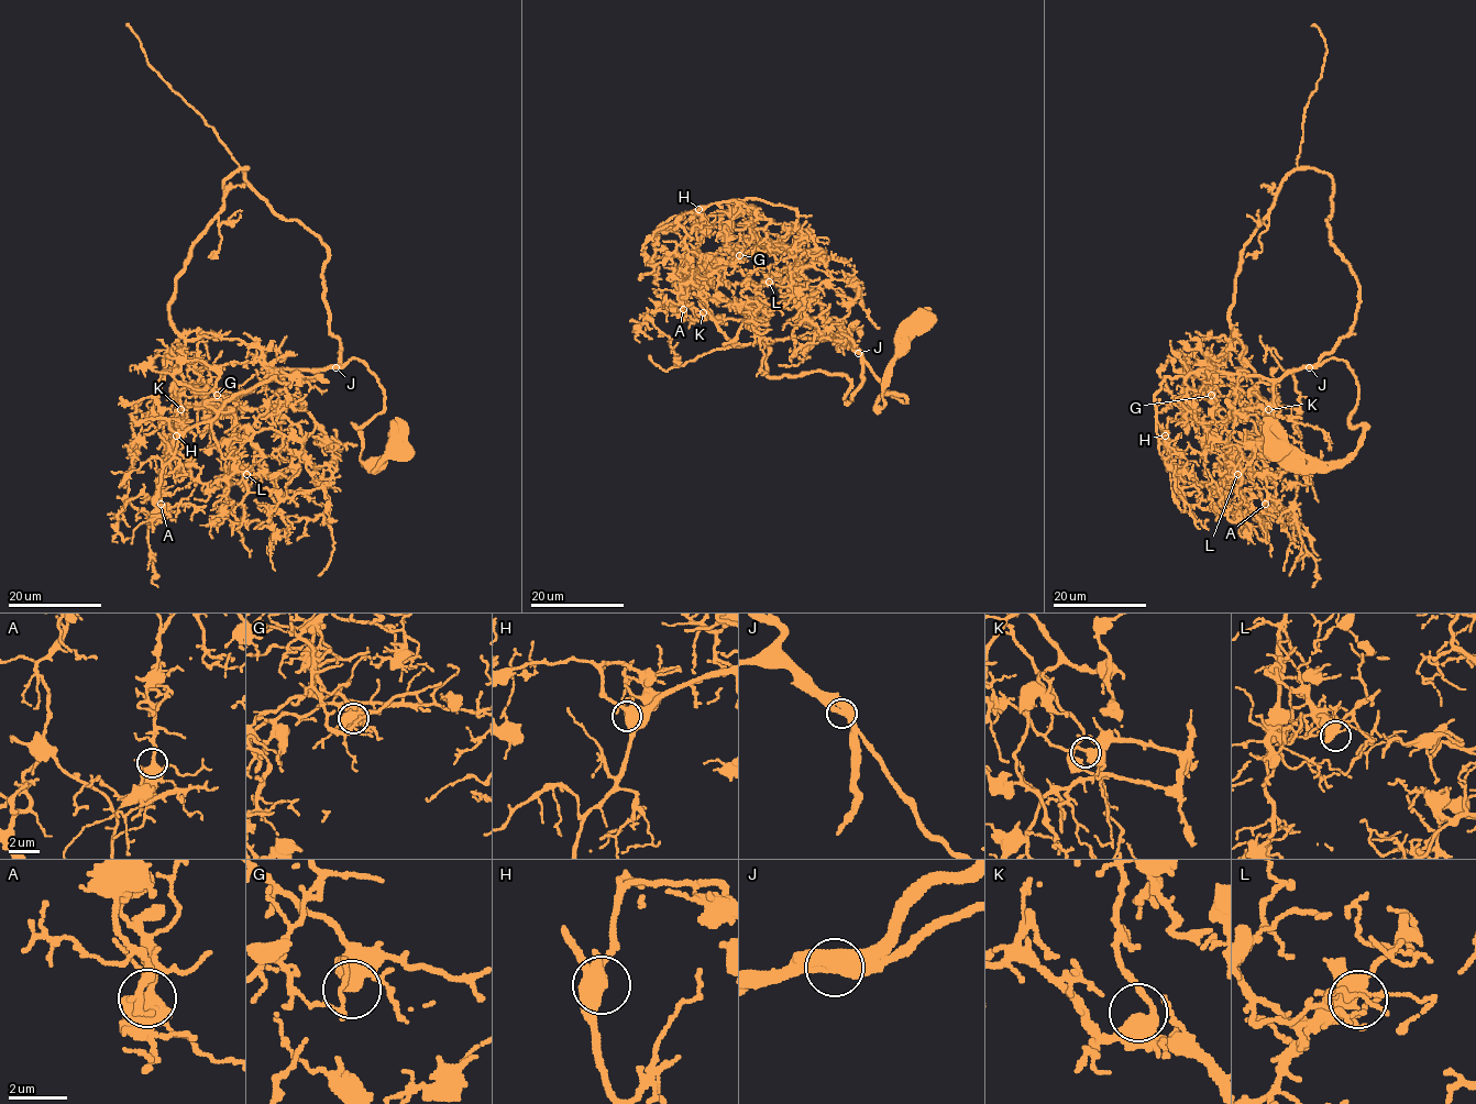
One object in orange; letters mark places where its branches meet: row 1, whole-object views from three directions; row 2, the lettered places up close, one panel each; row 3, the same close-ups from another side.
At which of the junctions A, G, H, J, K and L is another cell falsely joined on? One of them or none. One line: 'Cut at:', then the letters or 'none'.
Cut at: none

